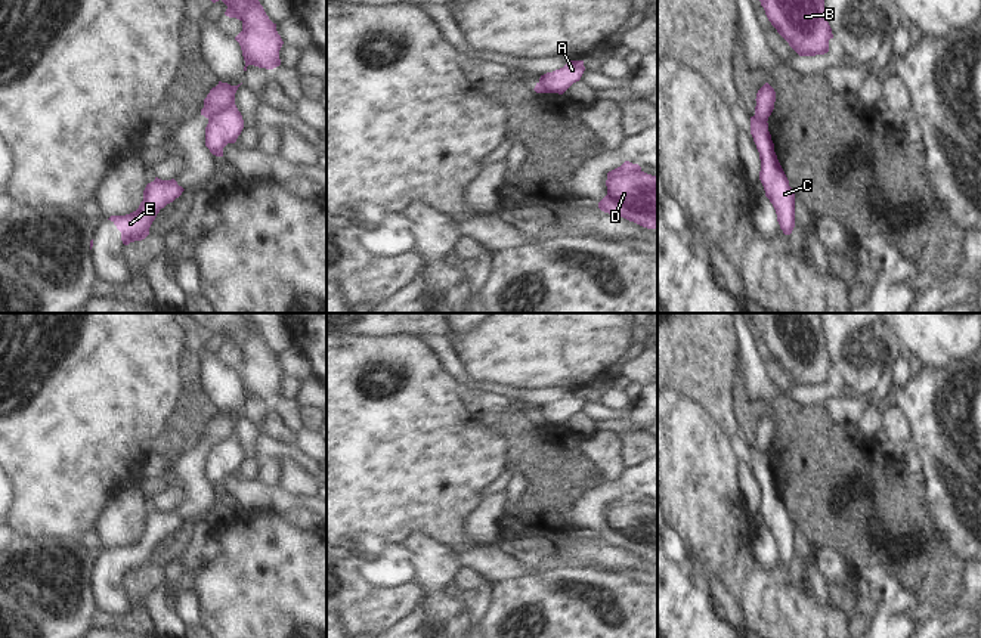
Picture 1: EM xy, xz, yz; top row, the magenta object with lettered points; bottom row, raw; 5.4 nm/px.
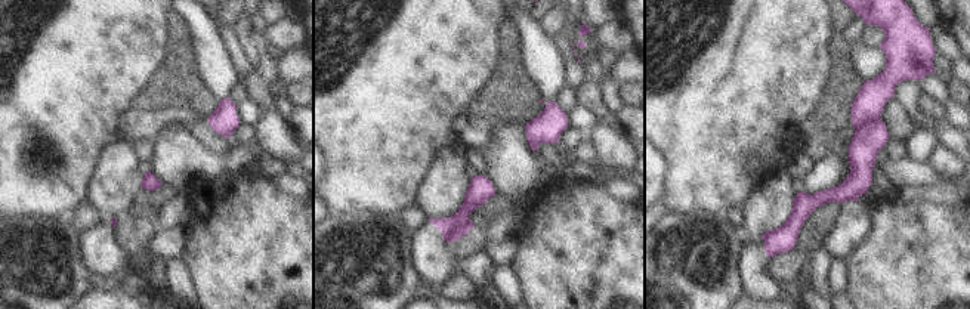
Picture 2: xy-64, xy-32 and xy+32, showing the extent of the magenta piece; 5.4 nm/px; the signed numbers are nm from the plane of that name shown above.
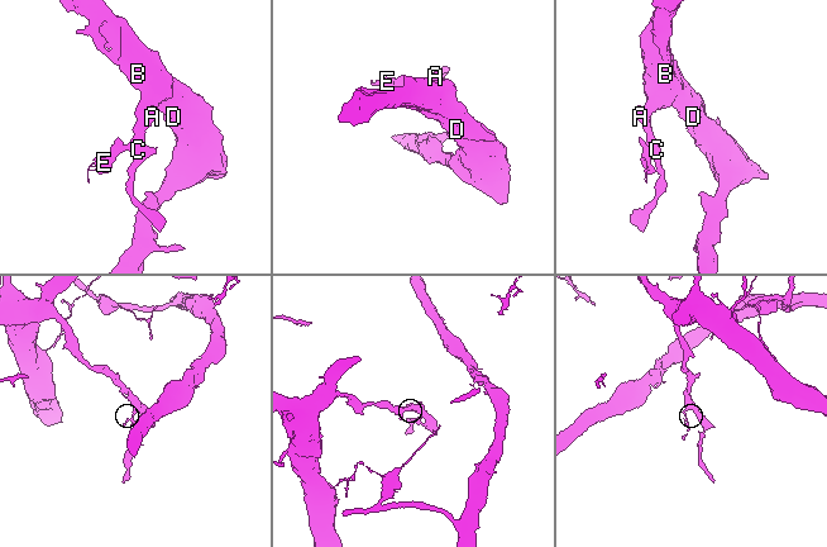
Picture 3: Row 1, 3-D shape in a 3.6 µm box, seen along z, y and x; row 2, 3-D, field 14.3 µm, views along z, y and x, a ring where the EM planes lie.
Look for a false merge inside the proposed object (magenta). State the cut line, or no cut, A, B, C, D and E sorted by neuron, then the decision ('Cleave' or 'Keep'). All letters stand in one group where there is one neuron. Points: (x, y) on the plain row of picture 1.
Split along xy (234, 433), (209, 449). Groups: A C E / B D. Cleave.

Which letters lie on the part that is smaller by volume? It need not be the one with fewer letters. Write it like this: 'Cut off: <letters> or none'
Cut off: A, C, E

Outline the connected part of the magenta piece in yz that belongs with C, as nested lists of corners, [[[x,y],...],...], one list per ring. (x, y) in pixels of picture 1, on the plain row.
[[[751,447],[751,465],[761,490],[759,511],[765,527],[773,535],[777,552],[785,566],[790,566],[795,558],[795,523],[774,483],[774,474],[768,462],[768,453],[759,447]]]

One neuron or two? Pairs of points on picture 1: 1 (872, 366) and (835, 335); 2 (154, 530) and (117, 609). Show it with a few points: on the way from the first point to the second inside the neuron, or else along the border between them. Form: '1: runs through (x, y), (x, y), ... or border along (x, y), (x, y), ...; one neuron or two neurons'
1: runs through (863, 358), (844, 338); one neuron
2: runs through (139, 550), (117, 572), (117, 590); one neuron

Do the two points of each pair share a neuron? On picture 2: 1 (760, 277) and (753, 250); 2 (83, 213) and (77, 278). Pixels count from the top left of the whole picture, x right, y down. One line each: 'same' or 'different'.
1: same
2: same

